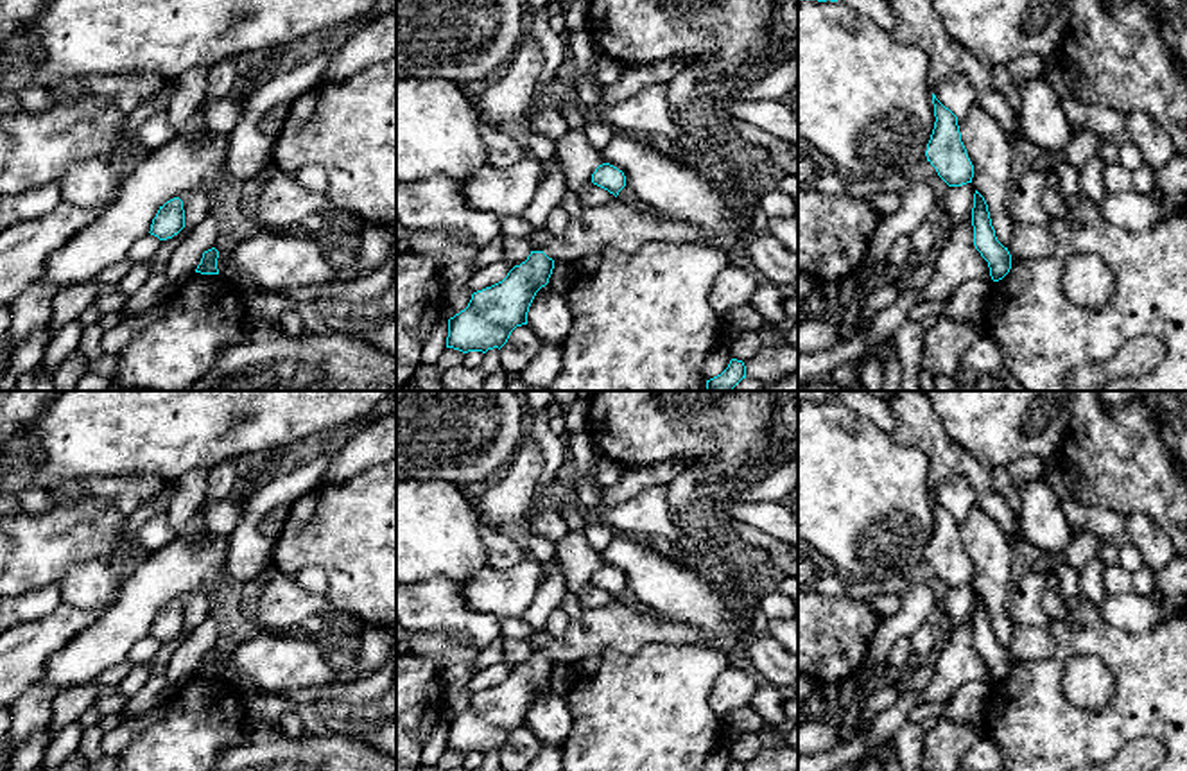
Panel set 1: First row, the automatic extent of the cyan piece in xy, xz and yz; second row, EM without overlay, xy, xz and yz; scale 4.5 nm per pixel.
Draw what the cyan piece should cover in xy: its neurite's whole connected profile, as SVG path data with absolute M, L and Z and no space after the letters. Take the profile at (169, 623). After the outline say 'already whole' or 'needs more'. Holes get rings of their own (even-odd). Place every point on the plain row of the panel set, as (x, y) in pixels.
M174 599L160 608L156 619L151 626L151 637L158 638L160 642L172 640L185 629L185 611L183 602Z | already whole

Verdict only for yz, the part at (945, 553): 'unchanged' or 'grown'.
unchanged

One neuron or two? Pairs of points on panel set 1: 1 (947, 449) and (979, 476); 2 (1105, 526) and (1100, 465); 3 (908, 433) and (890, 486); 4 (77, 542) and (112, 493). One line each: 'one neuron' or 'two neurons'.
1: one neuron
2: two neurons
3: two neurons
4: two neurons

